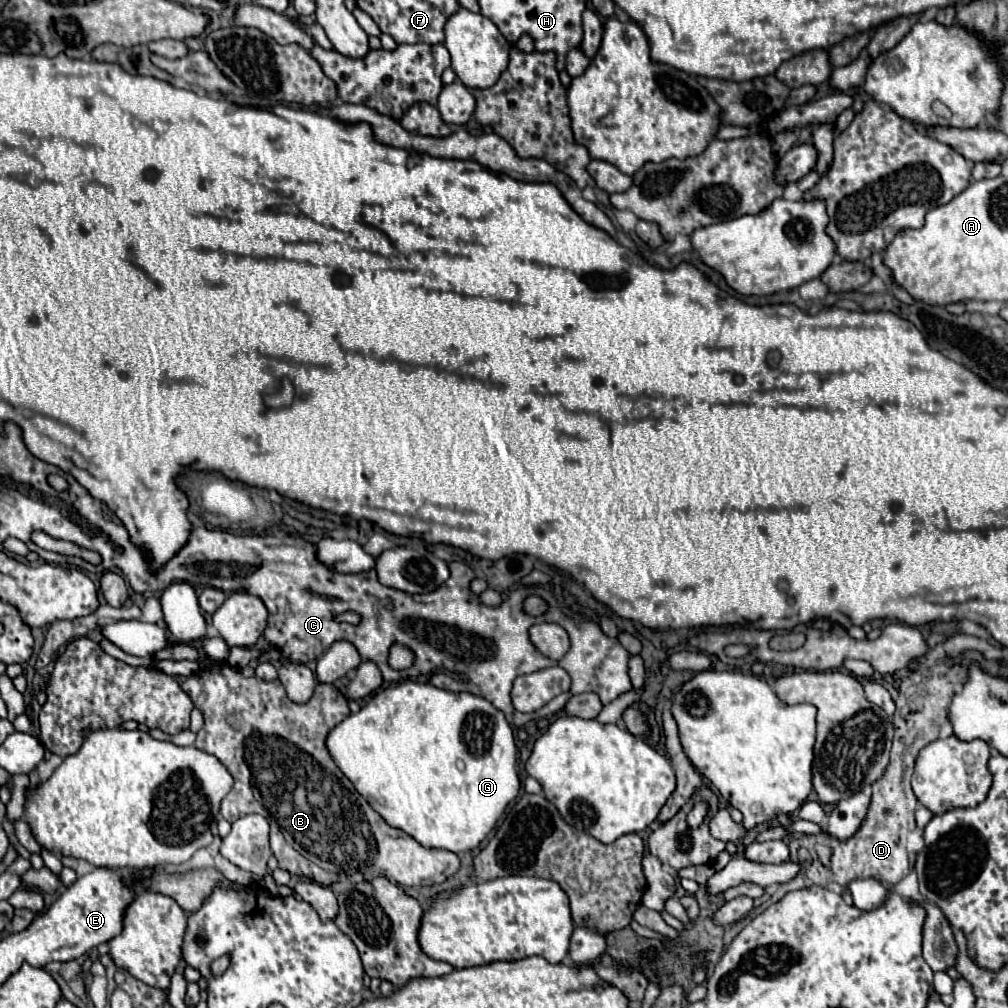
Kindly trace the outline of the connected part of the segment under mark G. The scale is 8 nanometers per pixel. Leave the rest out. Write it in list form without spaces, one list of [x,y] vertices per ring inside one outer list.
[[[406,681],[402,685],[396,687],[386,687],[380,689],[378,693],[374,693],[374,697],[370,697],[370,701],[358,711],[348,715],[342,723],[338,723],[326,737],[326,747],[330,757],[334,757],[334,763],[338,765],[338,769],[352,781],[354,789],[358,789],[358,793],[362,797],[366,797],[366,801],[372,805],[372,809],[376,813],[382,815],[382,819],[396,829],[402,829],[404,833],[408,833],[410,837],[414,837],[422,847],[428,849],[446,849],[452,853],[464,853],[464,851],[472,851],[474,847],[478,847],[486,835],[492,831],[492,827],[496,825],[496,821],[500,819],[500,815],[504,813],[506,805],[510,801],[514,801],[520,791],[520,783],[518,783],[518,770],[516,755],[518,748],[514,745],[514,735],[512,729],[508,725],[508,721],[504,719],[504,713],[498,711],[490,701],[472,695],[472,693],[448,693],[444,689],[438,689],[430,683],[416,683],[416,681]]]

